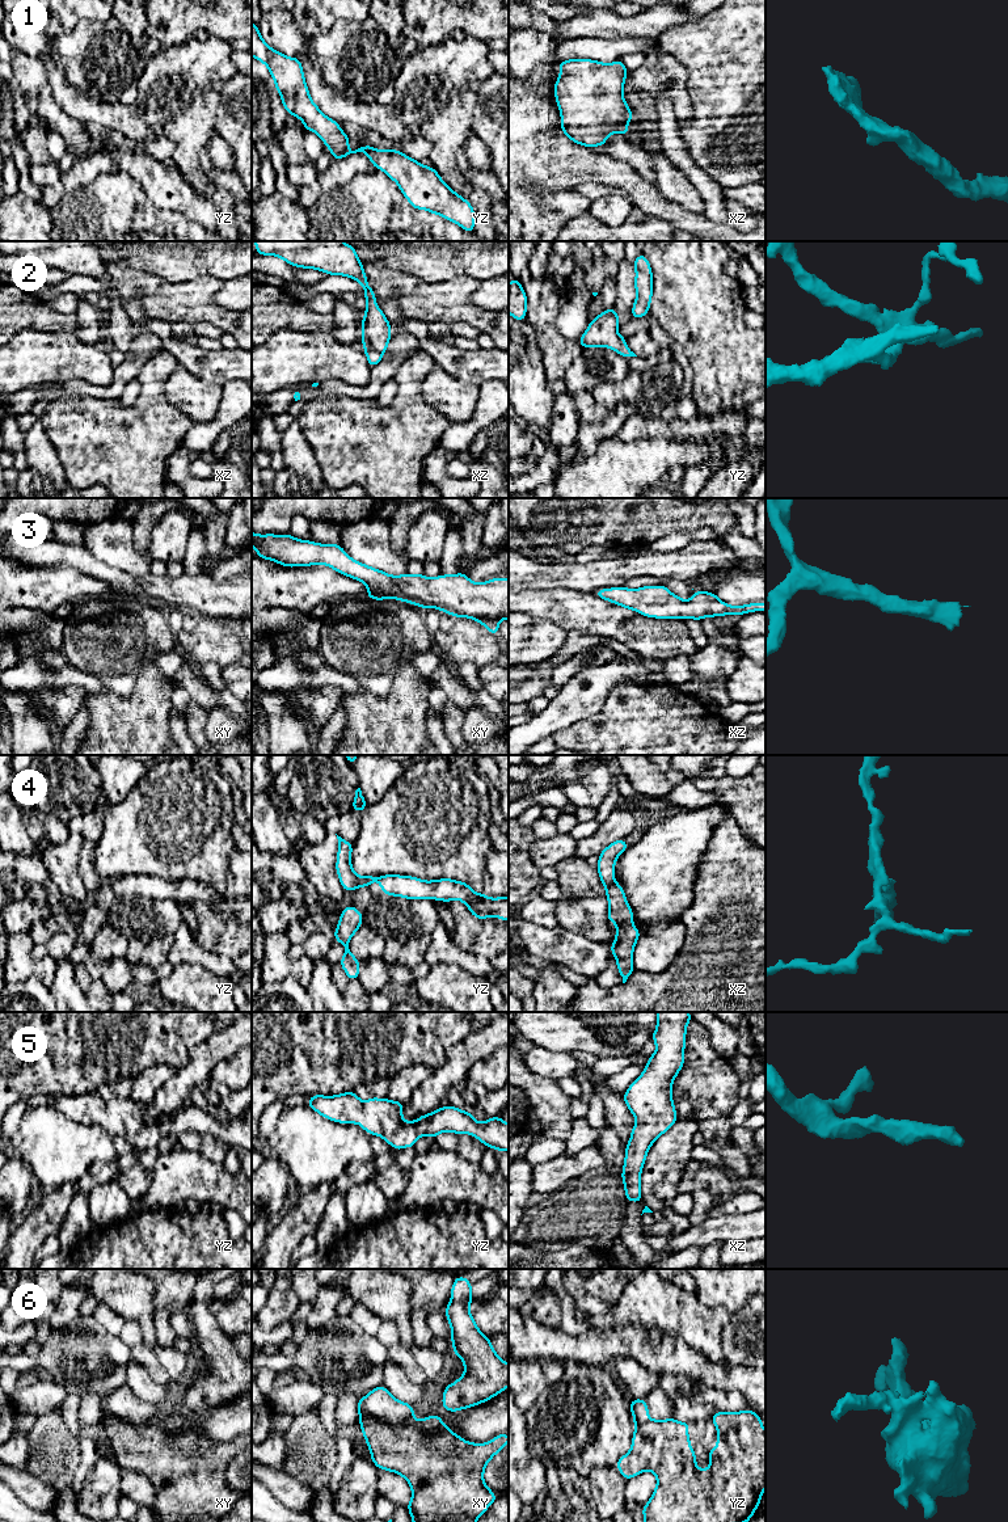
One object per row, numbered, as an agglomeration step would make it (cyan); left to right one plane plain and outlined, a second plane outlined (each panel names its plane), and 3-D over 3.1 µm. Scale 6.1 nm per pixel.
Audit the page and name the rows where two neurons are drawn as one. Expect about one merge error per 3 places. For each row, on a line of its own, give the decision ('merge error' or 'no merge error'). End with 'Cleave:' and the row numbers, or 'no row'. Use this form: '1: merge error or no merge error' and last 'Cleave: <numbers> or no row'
1: no merge error
2: merge error
3: no merge error
4: merge error
5: no merge error
6: merge error
Cleave: 2, 4, 6

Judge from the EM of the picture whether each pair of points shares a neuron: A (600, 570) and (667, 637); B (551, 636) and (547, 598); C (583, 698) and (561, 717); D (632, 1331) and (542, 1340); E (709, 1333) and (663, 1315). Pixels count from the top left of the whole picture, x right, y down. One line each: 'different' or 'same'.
A: different
B: different
C: same
D: same
E: same

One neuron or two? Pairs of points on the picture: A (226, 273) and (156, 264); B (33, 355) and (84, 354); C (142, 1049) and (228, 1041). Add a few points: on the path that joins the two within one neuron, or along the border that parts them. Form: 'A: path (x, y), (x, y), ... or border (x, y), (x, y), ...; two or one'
A: path (209, 264), (173, 264); one
B: path (46, 355), (71, 354); one
C: border (227, 1027), (201, 1042), (181, 1067); two

